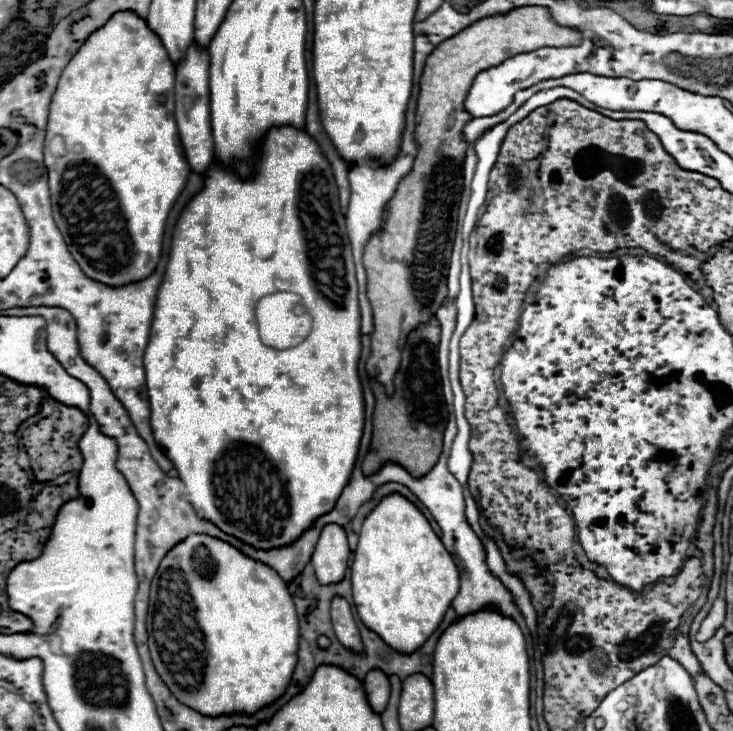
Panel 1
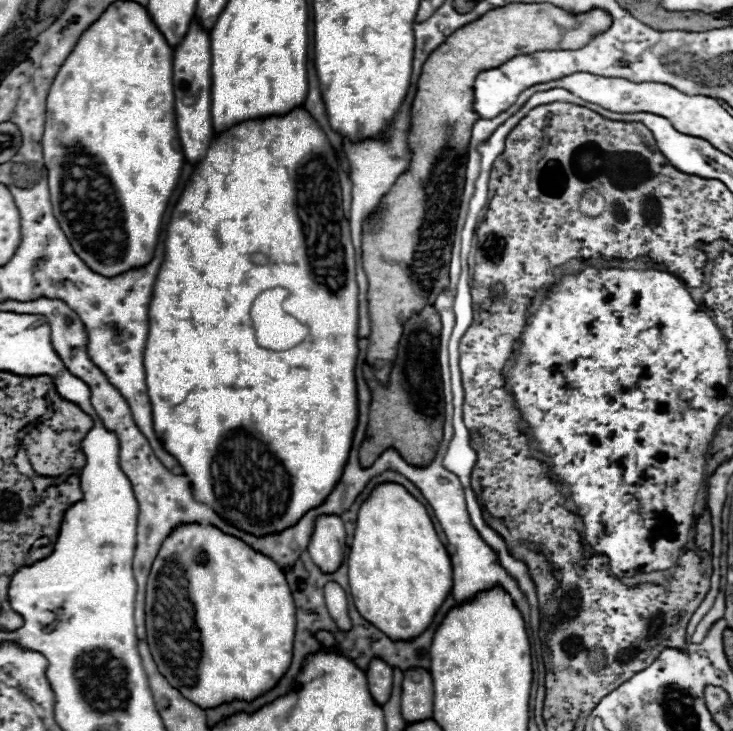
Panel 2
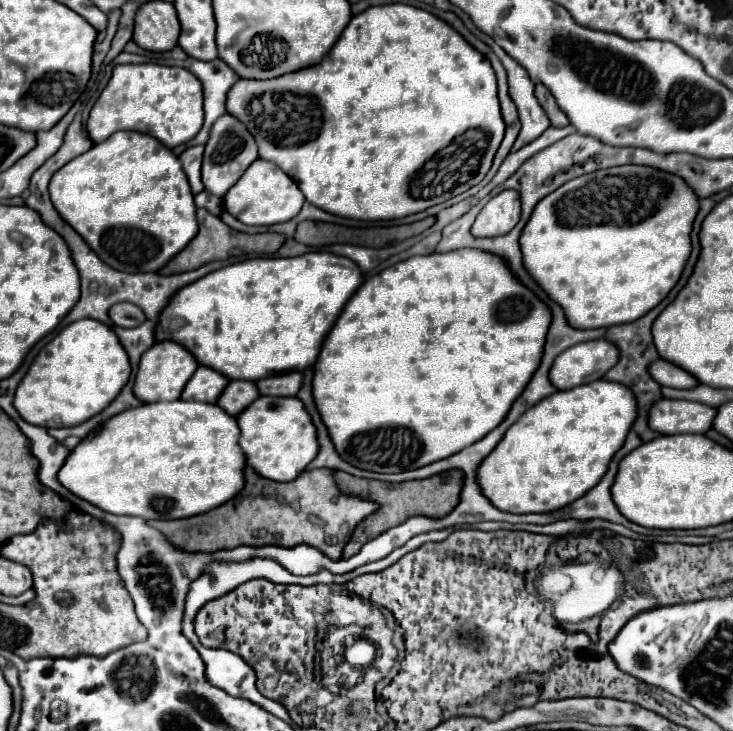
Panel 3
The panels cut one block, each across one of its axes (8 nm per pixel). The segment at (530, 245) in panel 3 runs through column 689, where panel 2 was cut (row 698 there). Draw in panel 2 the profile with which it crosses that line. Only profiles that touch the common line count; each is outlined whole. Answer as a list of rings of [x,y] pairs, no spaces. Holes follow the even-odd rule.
[[[190,524],[190,526],[180,526],[176,528],[162,544],[160,554],[156,556],[150,576],[148,576],[148,586],[146,586],[146,630],[148,630],[148,644],[150,652],[154,656],[154,662],[160,670],[160,674],[180,692],[184,698],[190,702],[196,702],[200,708],[216,708],[220,704],[232,702],[232,700],[242,700],[242,702],[254,702],[258,696],[266,694],[272,690],[278,680],[286,674],[292,662],[292,650],[294,650],[294,634],[296,634],[296,608],[292,600],[290,586],[286,582],[286,576],[282,570],[264,554],[254,552],[250,546],[240,542],[234,536],[222,534],[214,526],[200,526],[200,524]],[[220,566],[228,566],[228,574],[220,572]]]

